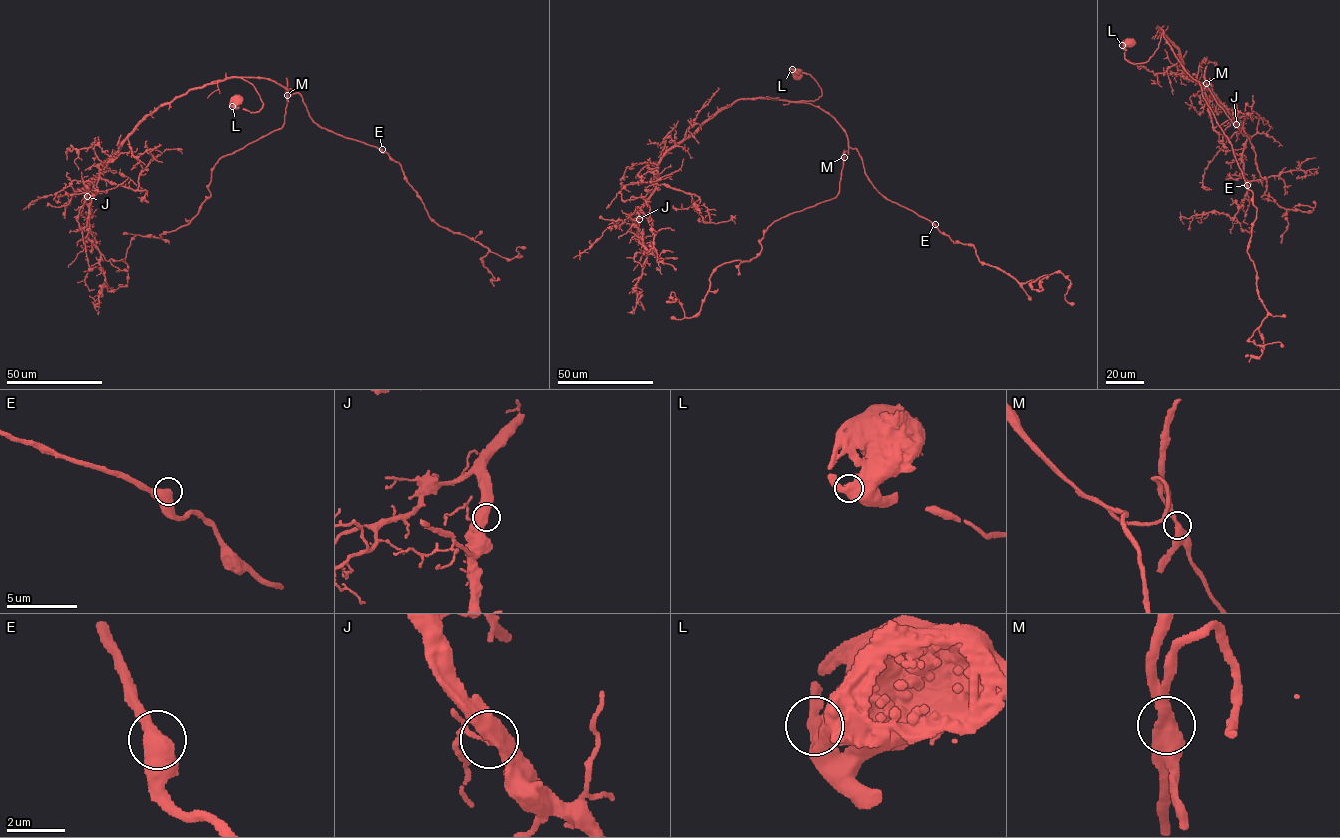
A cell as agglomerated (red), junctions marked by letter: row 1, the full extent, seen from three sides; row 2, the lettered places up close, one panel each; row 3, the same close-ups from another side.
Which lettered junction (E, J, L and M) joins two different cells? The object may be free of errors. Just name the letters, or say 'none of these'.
M

